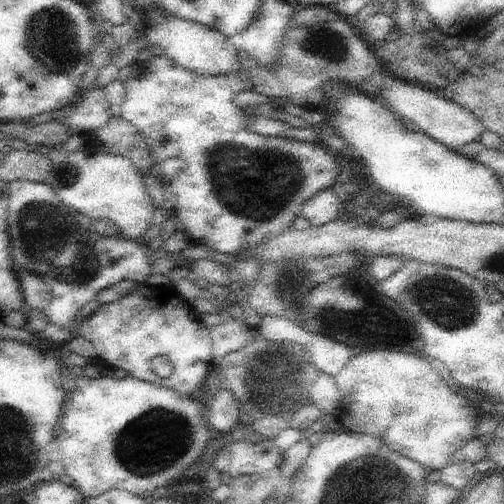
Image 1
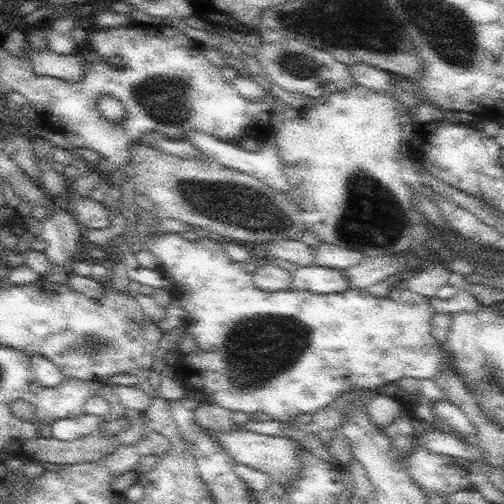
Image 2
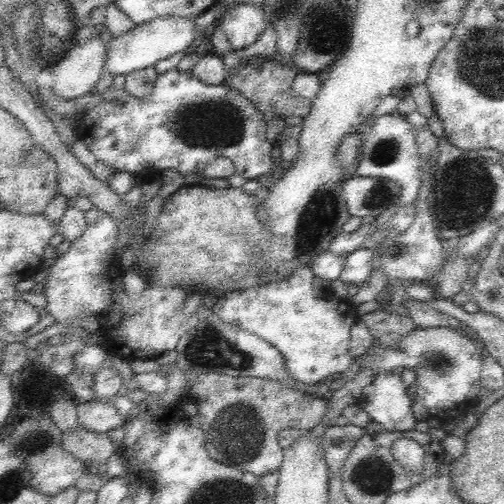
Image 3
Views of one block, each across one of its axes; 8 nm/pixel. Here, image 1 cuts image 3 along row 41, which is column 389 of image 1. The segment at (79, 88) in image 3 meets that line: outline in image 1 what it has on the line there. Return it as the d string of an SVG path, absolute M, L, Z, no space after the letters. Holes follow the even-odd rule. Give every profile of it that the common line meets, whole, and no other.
M393 78L391 86L387 90L381 92L381 100L391 104L391 110L397 112L403 122L407 122L411 128L427 134L429 138L433 138L435 142L459 152L465 146L477 144L479 136L485 132L485 126L473 116L473 112L469 112L467 108L453 104L451 100L437 96L437 92L425 88L425 86L415 86L415 84L405 84L403 80Z

